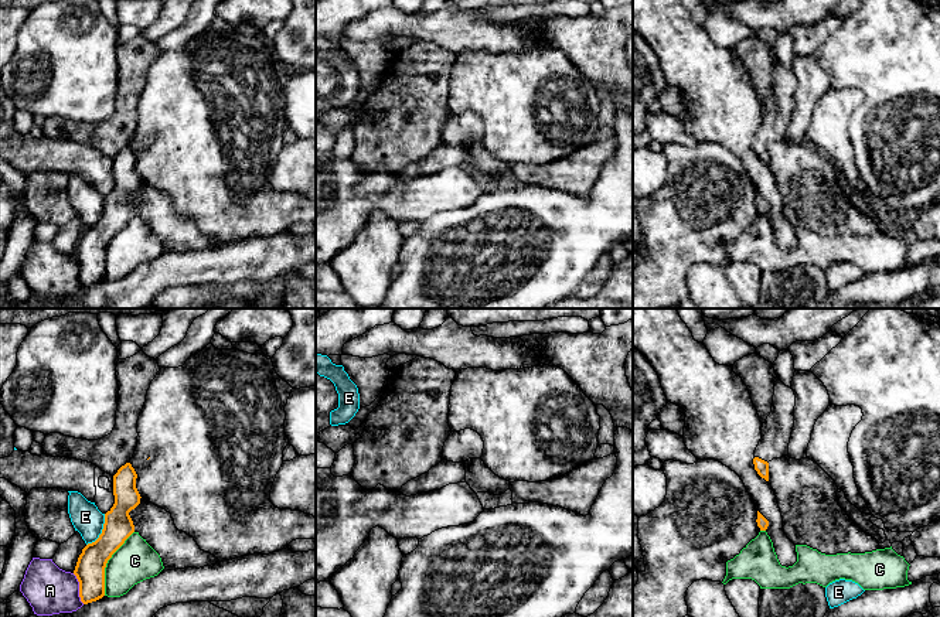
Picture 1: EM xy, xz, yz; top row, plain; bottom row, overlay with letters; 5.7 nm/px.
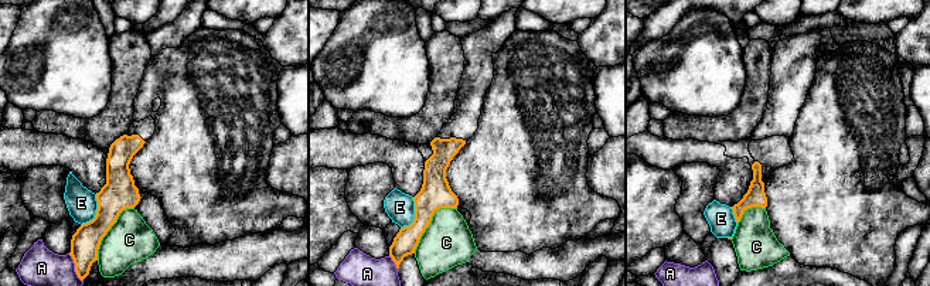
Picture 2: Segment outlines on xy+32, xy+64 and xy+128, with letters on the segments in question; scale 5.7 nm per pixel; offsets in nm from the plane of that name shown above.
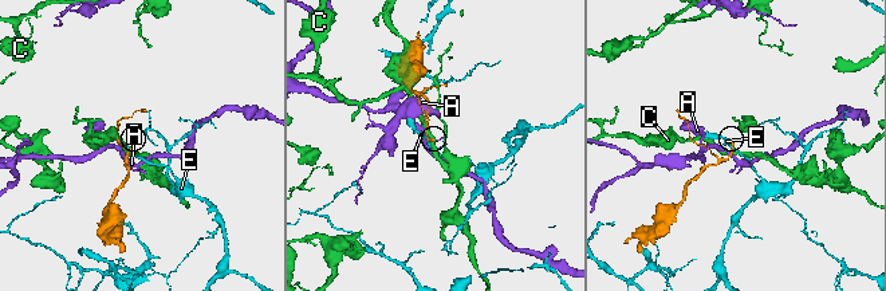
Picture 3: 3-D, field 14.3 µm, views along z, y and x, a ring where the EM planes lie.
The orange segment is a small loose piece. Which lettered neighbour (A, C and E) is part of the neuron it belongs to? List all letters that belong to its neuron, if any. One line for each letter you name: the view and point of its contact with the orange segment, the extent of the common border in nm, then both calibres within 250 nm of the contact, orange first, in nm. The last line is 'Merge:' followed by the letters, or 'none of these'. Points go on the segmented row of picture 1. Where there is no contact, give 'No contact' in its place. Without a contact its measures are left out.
Merge: none of these

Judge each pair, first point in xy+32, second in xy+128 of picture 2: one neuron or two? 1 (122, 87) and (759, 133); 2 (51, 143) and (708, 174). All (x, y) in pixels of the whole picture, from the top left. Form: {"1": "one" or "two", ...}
{"1": "two", "2": "two"}

